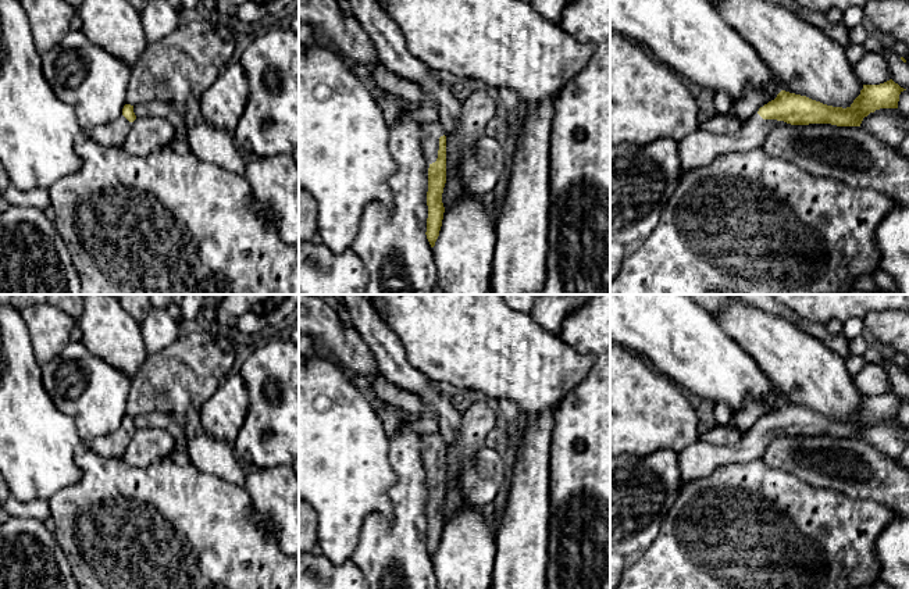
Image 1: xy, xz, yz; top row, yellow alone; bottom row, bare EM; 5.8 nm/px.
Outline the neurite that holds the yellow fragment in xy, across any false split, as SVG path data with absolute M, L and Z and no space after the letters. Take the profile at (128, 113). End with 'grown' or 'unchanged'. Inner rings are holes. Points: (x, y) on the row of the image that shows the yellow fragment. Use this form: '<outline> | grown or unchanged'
M125 104L122 114L117 119L95 128L89 135L103 146L120 147L125 142L135 119L133 106Z | grown

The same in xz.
M441 121L424 122L428 133L424 142L424 151L428 168L428 192L427 192L427 239L431 247L439 236L442 226L445 207L442 203L442 193L446 183L446 131Z | grown

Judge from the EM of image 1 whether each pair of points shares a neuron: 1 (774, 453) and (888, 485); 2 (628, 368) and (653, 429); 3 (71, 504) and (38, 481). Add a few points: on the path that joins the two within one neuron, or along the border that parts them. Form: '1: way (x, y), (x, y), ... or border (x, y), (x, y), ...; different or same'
1: way (802, 459), (849, 464), (861, 471); same
2: way (628, 384), (628, 404), (638, 414); same
3: border (81, 474), (75, 482), (57, 491), (47, 500); different

